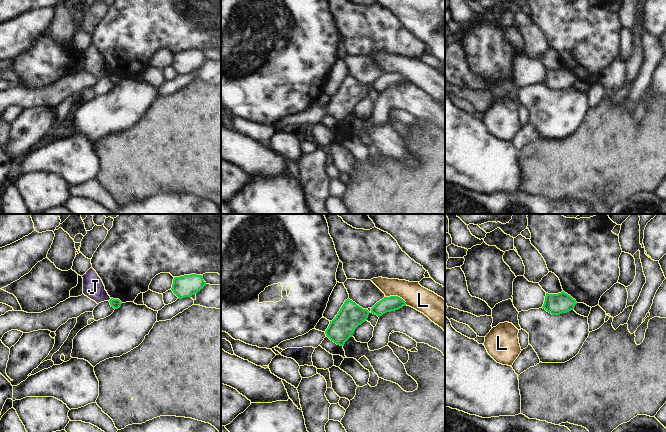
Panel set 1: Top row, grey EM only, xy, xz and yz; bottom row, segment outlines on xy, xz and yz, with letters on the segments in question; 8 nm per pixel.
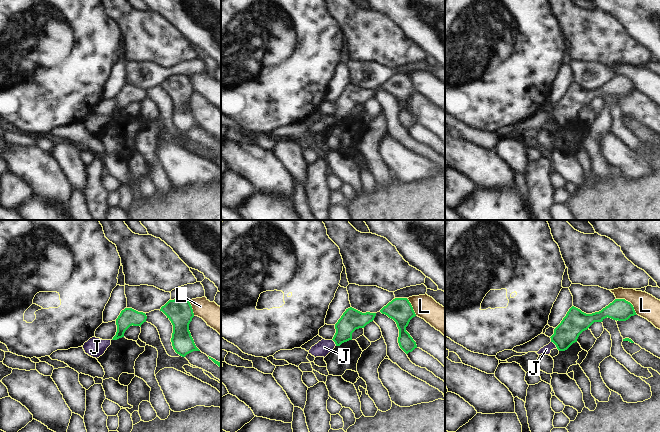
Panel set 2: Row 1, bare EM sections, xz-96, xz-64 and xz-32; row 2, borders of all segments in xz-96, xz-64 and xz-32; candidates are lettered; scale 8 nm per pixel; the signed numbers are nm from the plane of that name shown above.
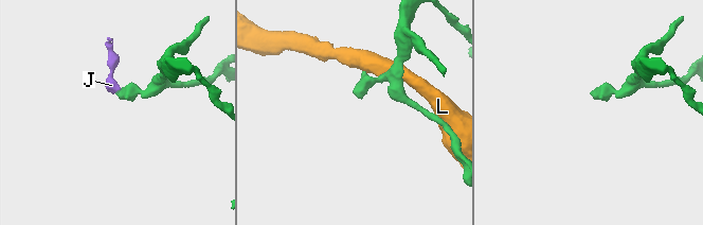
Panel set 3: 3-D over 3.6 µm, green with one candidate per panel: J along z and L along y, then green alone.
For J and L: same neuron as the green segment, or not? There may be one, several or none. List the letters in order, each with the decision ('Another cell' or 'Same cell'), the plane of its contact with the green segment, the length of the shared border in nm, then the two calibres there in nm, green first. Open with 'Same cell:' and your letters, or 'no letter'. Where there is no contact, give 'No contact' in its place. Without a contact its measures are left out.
Same cell: no letter
J: Another cell. Touches green in xy. Shared border 40 nm. Thickness 80 nm (green) against 170 nm
L: Another cell. Touches green in xz. Shared border 180 nm. Thickness 120 nm (green) against 190 nm

